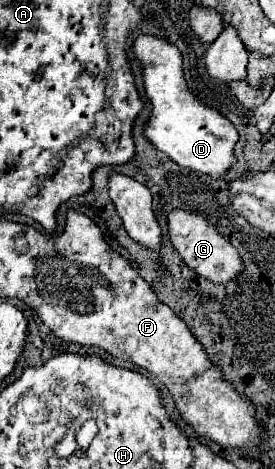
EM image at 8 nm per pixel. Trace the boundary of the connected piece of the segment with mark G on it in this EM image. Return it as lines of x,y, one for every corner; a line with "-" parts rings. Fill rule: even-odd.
174,210
168,214
168,228
170,228
170,240
172,240
174,248
178,250
178,254
182,256
182,260
192,270
196,270
196,274
200,274
202,278
220,284
220,282
234,280
242,274
244,262
238,256
236,248
230,246
230,242
222,234
218,234
216,228
202,216
184,212
184,210

